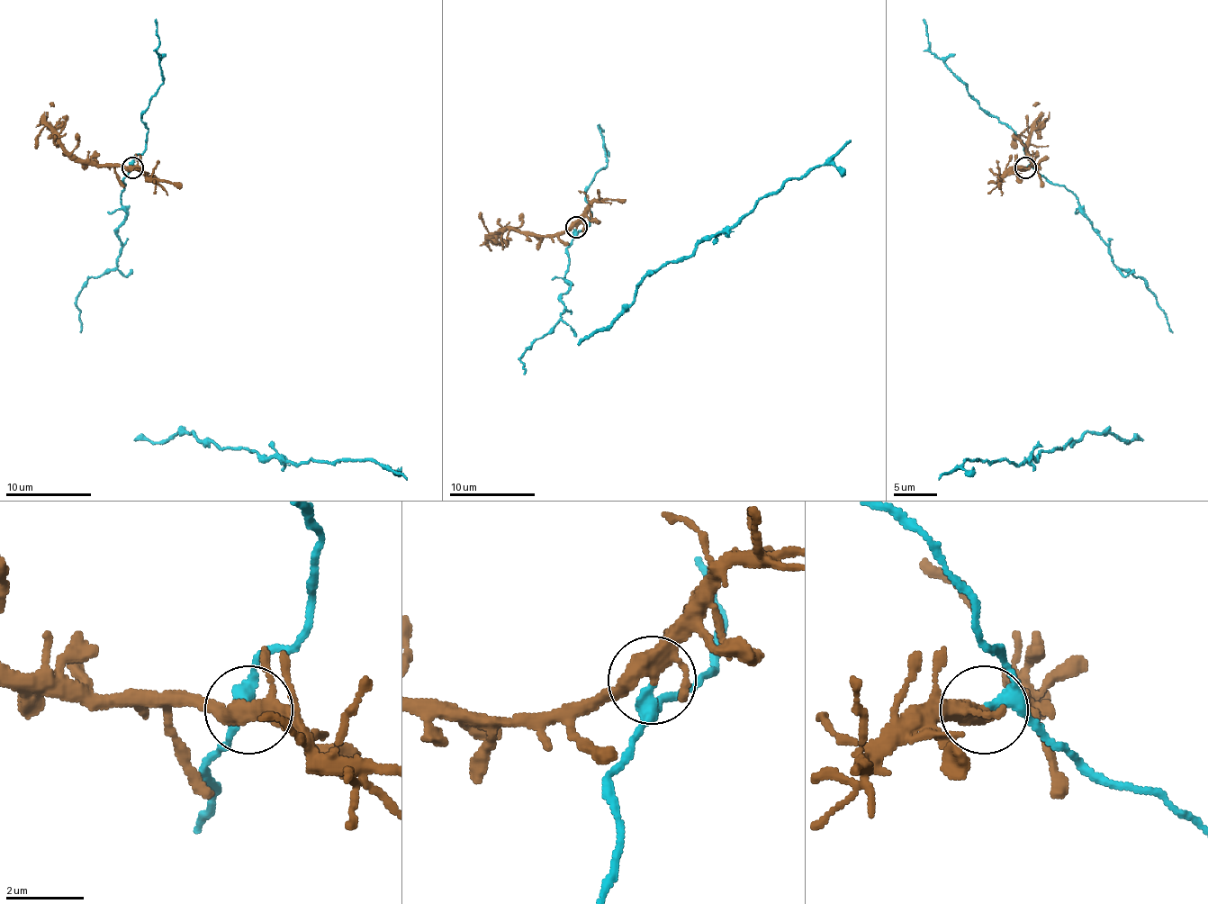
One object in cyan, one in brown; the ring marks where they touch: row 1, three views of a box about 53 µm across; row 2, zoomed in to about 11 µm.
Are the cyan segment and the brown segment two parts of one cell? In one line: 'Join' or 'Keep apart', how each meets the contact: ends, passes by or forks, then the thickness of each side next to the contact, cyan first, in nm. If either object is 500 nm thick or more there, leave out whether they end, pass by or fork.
Keep apart. At the ring cyan passes by. At the ring brown forks. Thickness 280 nm (cyan) against 360 nm

